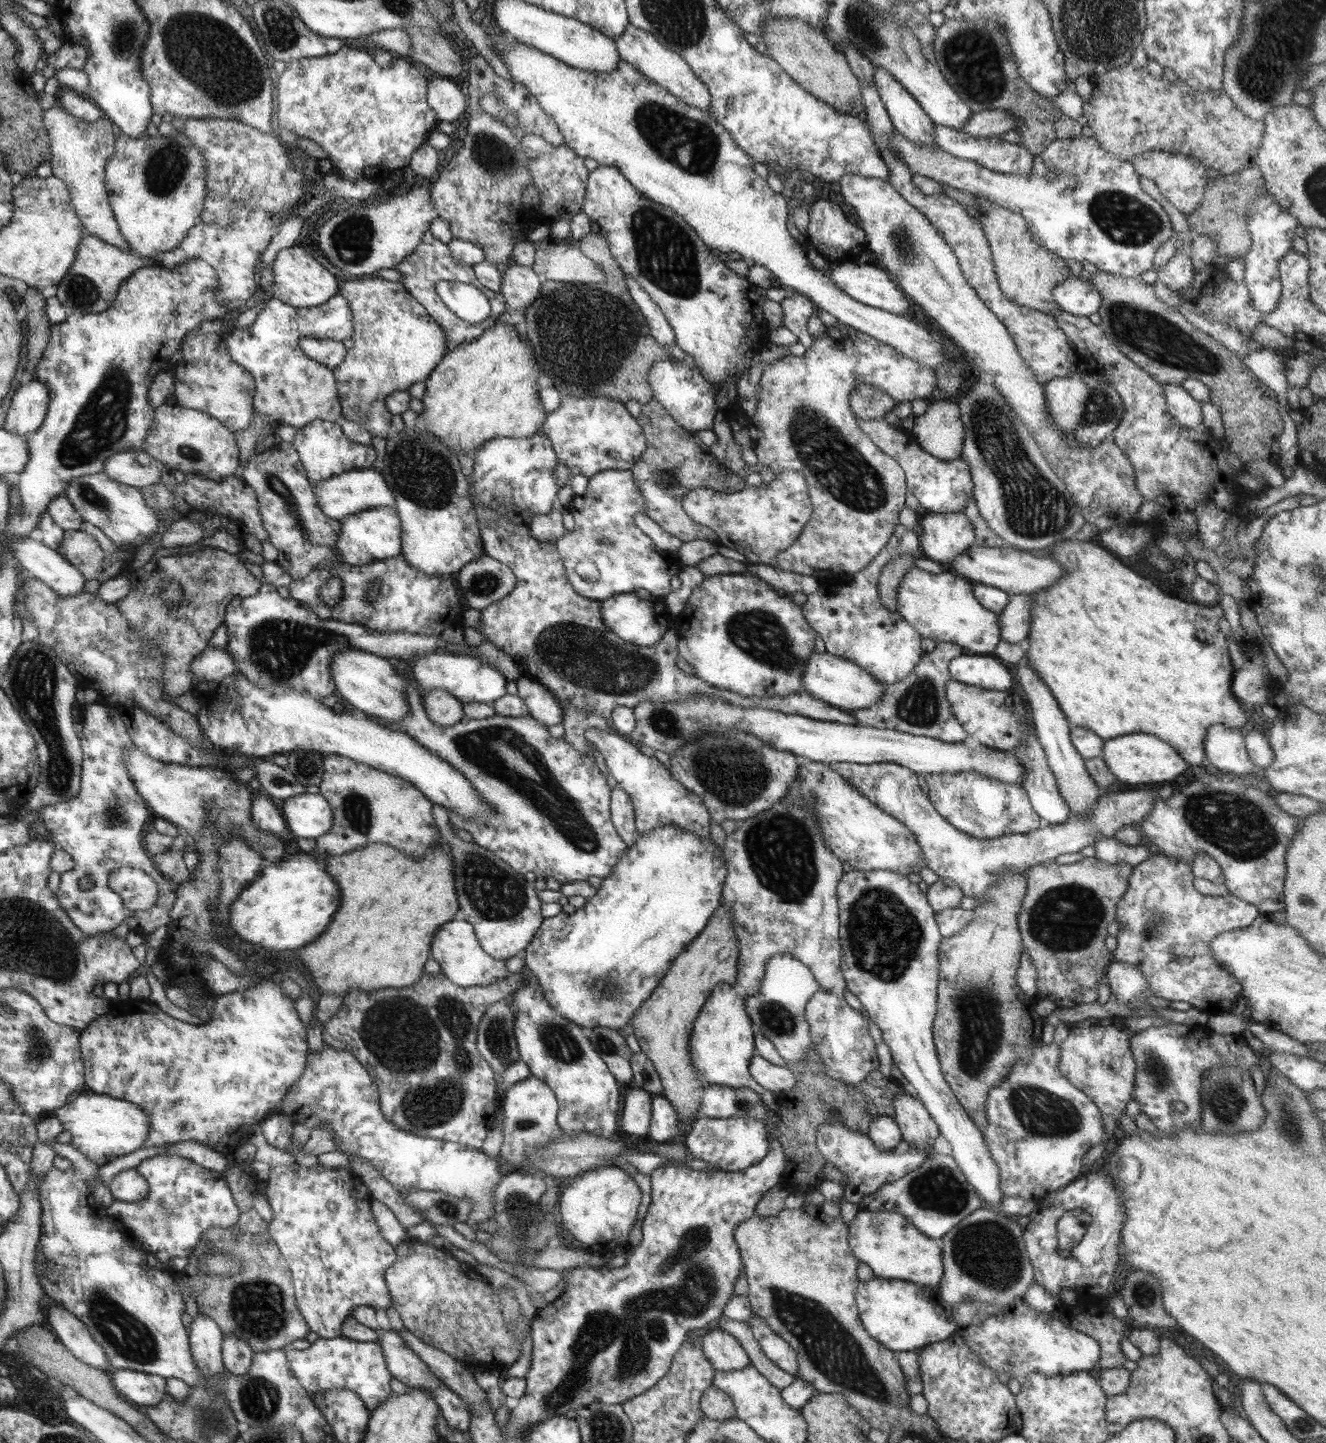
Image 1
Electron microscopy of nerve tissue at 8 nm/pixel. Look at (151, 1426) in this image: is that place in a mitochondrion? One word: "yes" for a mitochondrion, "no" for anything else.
no

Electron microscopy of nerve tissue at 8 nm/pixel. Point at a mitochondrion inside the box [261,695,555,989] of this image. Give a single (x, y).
(494, 892)

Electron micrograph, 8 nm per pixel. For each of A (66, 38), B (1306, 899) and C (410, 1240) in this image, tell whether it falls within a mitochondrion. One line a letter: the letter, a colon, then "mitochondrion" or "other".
A: other
B: mitochondrion
C: other

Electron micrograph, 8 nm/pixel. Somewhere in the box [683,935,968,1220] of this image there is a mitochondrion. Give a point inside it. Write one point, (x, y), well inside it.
(777, 1018)

